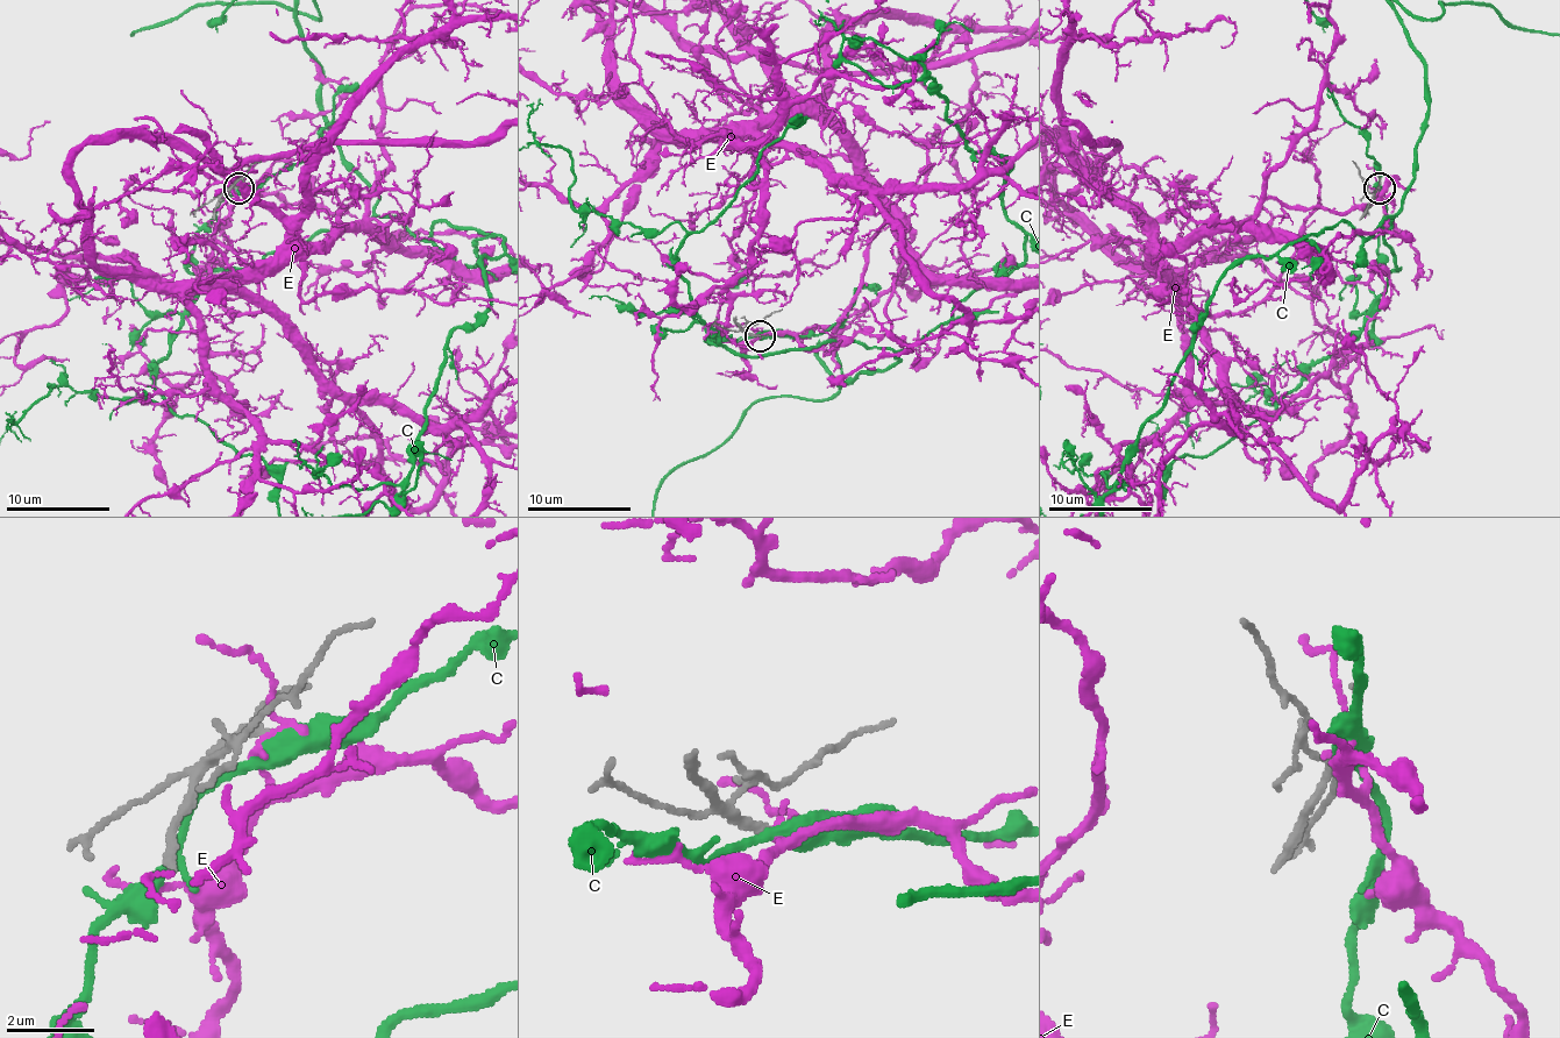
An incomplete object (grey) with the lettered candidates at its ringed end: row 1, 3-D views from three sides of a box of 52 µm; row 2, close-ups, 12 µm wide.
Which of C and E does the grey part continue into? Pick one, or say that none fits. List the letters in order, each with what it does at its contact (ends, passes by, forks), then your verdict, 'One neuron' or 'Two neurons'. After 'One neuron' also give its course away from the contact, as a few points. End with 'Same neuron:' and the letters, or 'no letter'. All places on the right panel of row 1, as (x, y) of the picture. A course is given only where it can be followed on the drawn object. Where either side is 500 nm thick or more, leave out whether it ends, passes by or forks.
C: It passes by. Two neurons
E: It passes by. Two neurons
Same neuron: no letter

